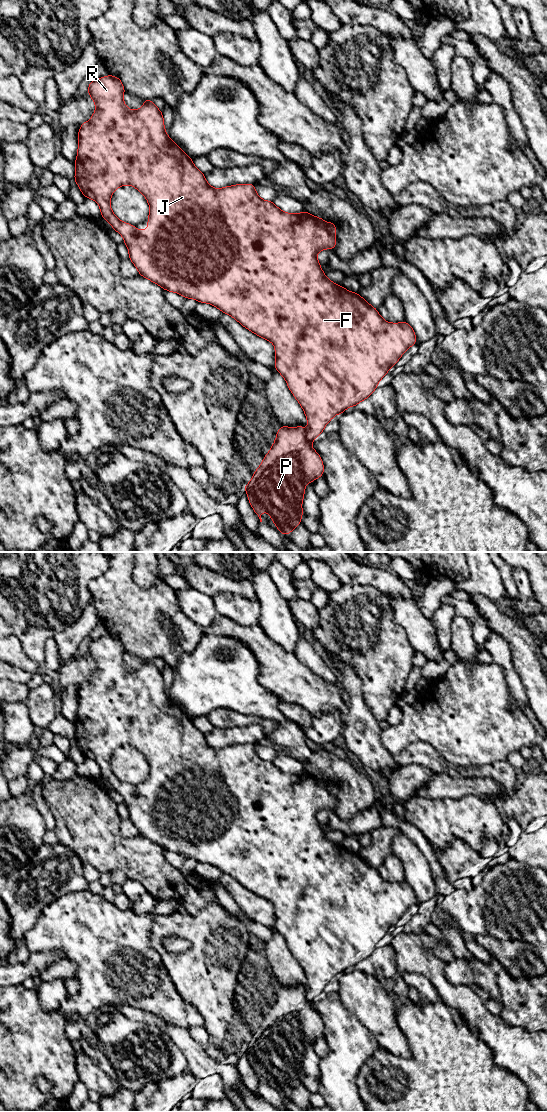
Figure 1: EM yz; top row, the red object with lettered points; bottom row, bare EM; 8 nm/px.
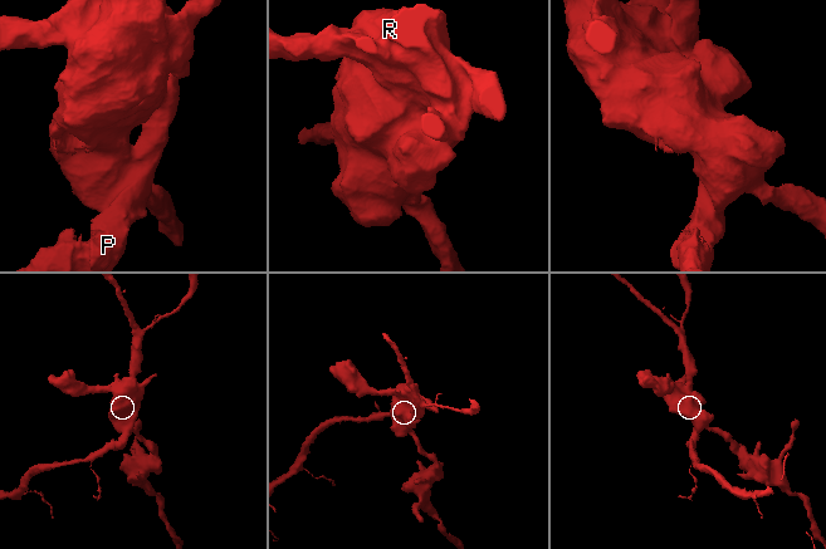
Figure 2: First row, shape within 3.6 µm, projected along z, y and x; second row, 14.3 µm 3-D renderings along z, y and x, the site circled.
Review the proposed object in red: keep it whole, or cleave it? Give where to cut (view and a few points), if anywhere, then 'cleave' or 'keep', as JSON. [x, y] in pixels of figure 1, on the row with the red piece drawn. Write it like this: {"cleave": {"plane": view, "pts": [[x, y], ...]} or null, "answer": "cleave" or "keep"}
{"cleave": {"plane": "yz", "pts": [[305, 433], [305, 437], [311, 442]]}, "answer": "cleave"}

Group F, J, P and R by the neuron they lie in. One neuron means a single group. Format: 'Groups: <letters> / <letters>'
Groups: F J R / P

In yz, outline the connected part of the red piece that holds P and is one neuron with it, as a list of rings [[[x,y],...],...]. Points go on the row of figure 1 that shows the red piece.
[[[303,426],[280,427],[271,450],[253,474],[250,483],[243,486],[260,522],[262,511],[265,510],[283,535],[288,535],[301,523],[305,485],[323,476],[322,459],[312,448],[311,443],[306,439],[306,430]]]

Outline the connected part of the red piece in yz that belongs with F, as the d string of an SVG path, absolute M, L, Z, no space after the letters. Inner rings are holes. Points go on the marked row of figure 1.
M108 75L92 80L88 86L88 94L96 105L96 111L88 122L81 124L78 132L78 152L75 165L74 181L79 186L85 198L95 200L101 210L101 217L106 219L114 230L120 233L128 247L129 259L136 266L139 275L161 286L164 290L176 292L186 299L192 298L201 303L209 303L223 313L236 319L246 329L272 342L275 347L275 369L284 377L289 390L300 403L305 412L308 431L306 439L310 442L324 431L326 424L336 415L342 414L348 407L355 407L365 400L377 388L378 382L388 373L391 366L395 366L400 357L413 345L417 339L413 328L406 322L389 323L385 321L377 309L372 307L358 293L346 290L330 281L324 274L317 260L317 253L323 249L334 249L336 245L336 226L333 222L326 223L322 218L315 217L305 210L299 214L281 211L272 201L261 199L253 184L237 184L216 189L211 187L205 176L193 164L192 159L177 146L167 135L164 128L162 112L150 100L145 99L138 110L130 110L124 103L124 86L118 77ZM131 185L139 190L147 199L150 213L147 219L148 229L137 230L134 225L120 221L112 212L110 199L113 192L120 186Z

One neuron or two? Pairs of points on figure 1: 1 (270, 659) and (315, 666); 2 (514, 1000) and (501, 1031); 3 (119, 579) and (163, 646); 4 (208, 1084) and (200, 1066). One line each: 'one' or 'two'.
1: two
2: two
3: one
4: two

